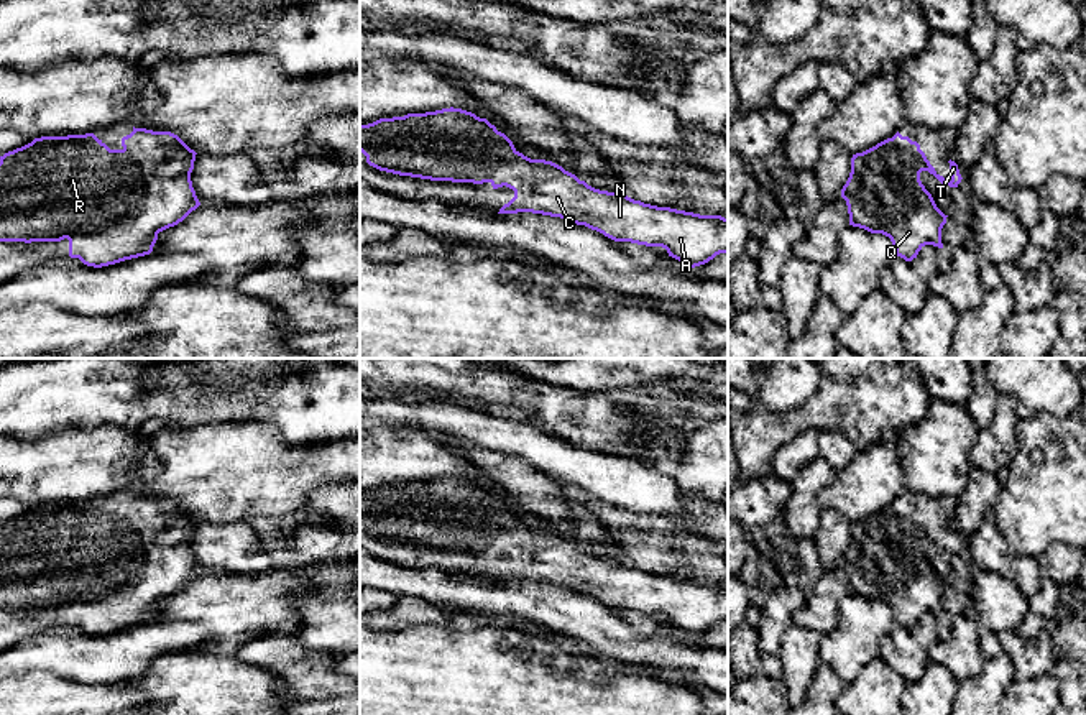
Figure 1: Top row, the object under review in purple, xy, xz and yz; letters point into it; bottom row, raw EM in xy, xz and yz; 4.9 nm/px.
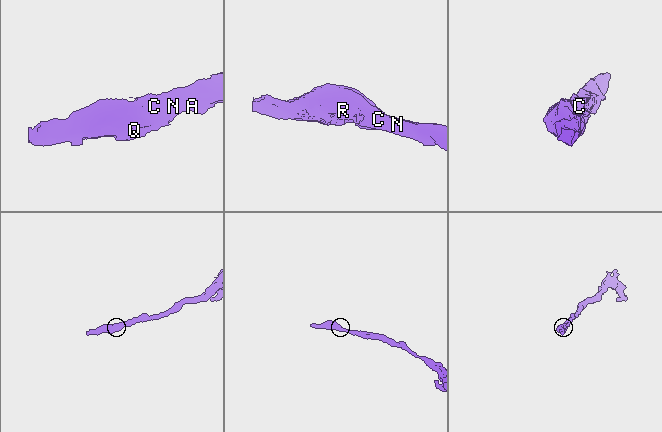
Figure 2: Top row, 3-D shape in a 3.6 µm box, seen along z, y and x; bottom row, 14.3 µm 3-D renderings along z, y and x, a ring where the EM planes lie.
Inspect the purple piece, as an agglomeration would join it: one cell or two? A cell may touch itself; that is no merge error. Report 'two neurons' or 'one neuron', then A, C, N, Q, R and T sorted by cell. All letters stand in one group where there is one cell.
one neuron; A C N Q R T

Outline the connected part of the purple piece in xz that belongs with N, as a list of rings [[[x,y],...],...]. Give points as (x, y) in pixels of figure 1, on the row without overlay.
[[[462,477],[360,493],[360,519],[370,534],[399,544],[506,554],[514,565],[498,582],[560,585],[614,610],[662,615],[690,636],[728,621],[728,587],[595,557],[552,529],[524,524],[486,487]]]

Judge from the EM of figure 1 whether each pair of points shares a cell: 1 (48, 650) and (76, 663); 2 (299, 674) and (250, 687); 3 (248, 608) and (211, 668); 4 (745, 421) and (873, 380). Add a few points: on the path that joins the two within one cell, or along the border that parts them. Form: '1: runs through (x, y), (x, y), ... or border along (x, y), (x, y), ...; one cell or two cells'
1: runs through (55, 650), (63, 650), (69, 656); one cell
2: border along (243, 661), (270, 669), (278, 678), (285, 697); two cells
3: border along (193, 651), (234, 655); two cells
4: runs through (776, 421), (796, 421), (842, 403); one cell

